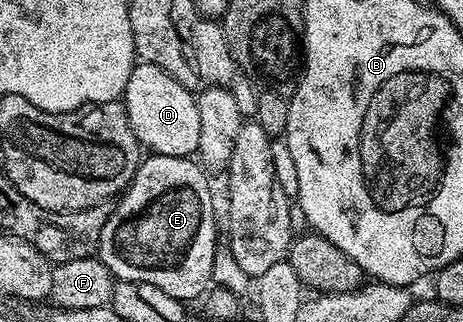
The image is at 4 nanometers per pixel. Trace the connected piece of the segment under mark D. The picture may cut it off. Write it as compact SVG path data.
M137 63L124 88L123 102L130 127L145 150L171 157L191 158L199 150L202 119L198 115L197 94L182 87L162 67Z

